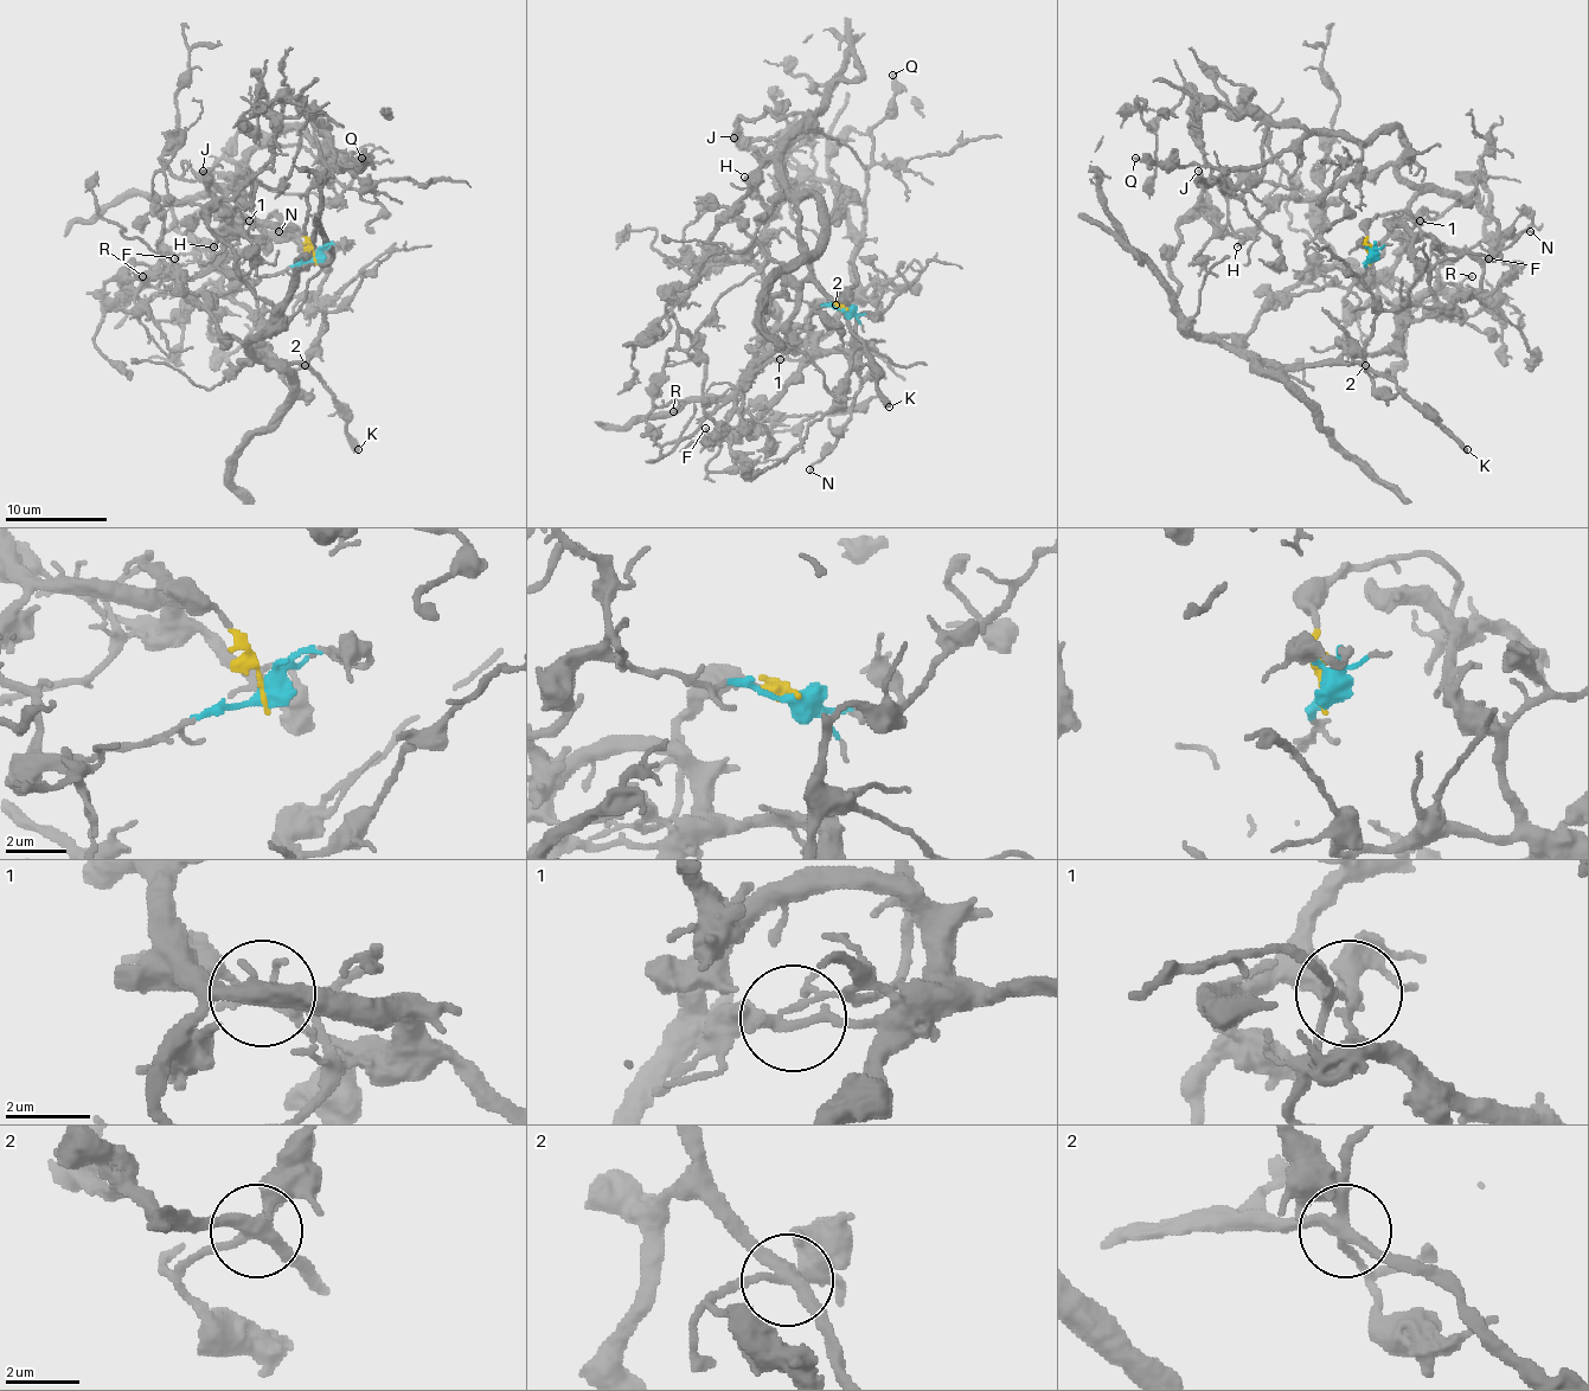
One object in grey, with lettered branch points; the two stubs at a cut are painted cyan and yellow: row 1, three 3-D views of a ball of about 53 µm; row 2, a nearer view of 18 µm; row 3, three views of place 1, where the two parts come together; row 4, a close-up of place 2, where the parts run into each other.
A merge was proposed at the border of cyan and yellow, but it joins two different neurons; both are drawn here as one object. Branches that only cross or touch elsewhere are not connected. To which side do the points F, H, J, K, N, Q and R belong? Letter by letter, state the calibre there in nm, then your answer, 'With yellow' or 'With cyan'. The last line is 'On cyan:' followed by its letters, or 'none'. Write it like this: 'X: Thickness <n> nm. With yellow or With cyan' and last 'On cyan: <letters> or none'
F: Thickness 120 nm. With cyan
H: Thickness 140 nm. With cyan
J: Thickness 280 nm. With cyan
K: Thickness 420 nm. With yellow
N: Thickness 140 nm. With cyan
Q: Thickness 220 nm. With cyan
R: Thickness 160 nm. With cyan
On cyan: F, H, J, N, Q, R

